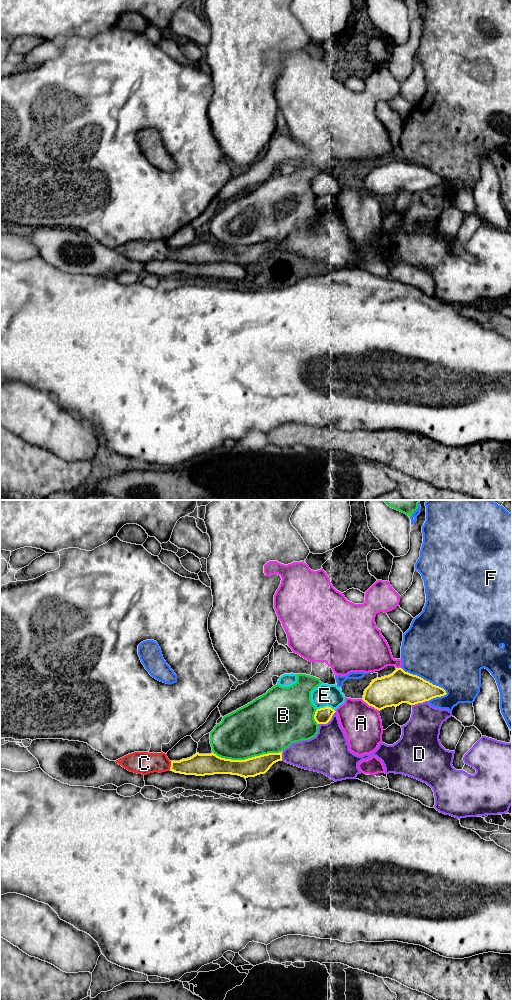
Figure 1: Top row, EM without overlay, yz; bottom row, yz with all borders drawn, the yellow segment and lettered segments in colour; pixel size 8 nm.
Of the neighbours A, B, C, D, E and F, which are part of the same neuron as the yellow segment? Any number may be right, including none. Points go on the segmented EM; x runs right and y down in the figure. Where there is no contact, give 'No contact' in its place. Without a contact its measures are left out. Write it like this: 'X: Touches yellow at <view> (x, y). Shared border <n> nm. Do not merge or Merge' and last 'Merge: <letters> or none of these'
A: Touches yellow at yz (370, 705). Shared border 180 nm. Do not merge
B: Touches yellow at yz (248, 758). Shared border 550 nm. Do not merge
C: Touches yellow at yz (171, 766). Shared border 80 nm. Merge
D: Touches yellow at yz (328, 721). Shared border 180 nm. Do not merge
E: Touches yellow at yz (327, 706). Shared border 140 nm. Do not merge
F: Touches yellow at yz (423, 679). Shared border 440 nm. Do not merge
Merge: C

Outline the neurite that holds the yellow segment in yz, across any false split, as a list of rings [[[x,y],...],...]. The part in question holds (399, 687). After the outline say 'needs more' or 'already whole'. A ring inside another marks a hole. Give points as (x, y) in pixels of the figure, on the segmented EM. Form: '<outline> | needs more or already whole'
[[[396,668],[392,674],[372,680],[362,700],[380,711],[402,703],[423,703],[446,694],[443,688],[405,672],[402,668]]] | already whole

